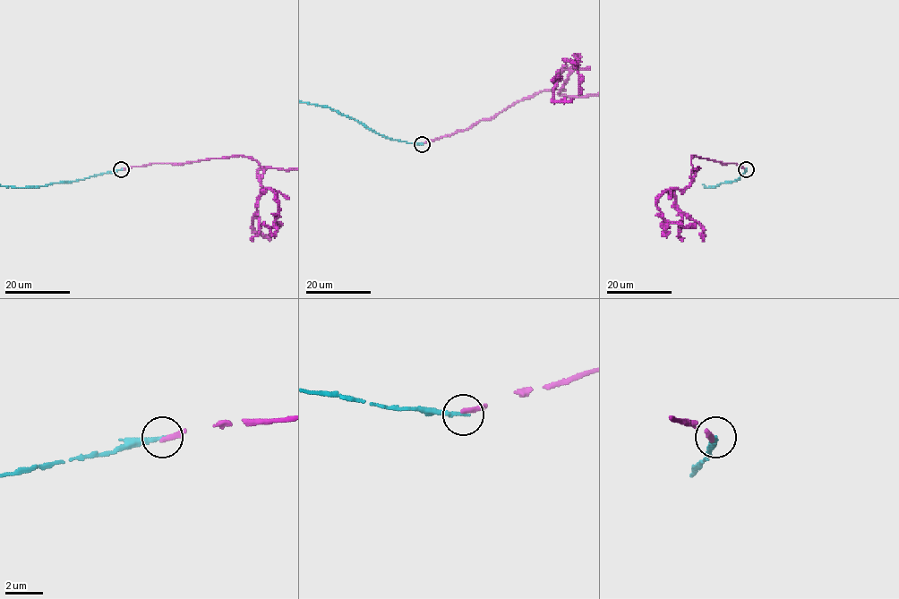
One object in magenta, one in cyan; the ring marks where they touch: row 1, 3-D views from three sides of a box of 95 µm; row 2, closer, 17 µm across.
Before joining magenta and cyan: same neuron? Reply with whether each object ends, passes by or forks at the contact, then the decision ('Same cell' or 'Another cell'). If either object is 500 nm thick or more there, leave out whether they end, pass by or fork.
At the ring magenta ends. At the ring cyan ends. Another cell

